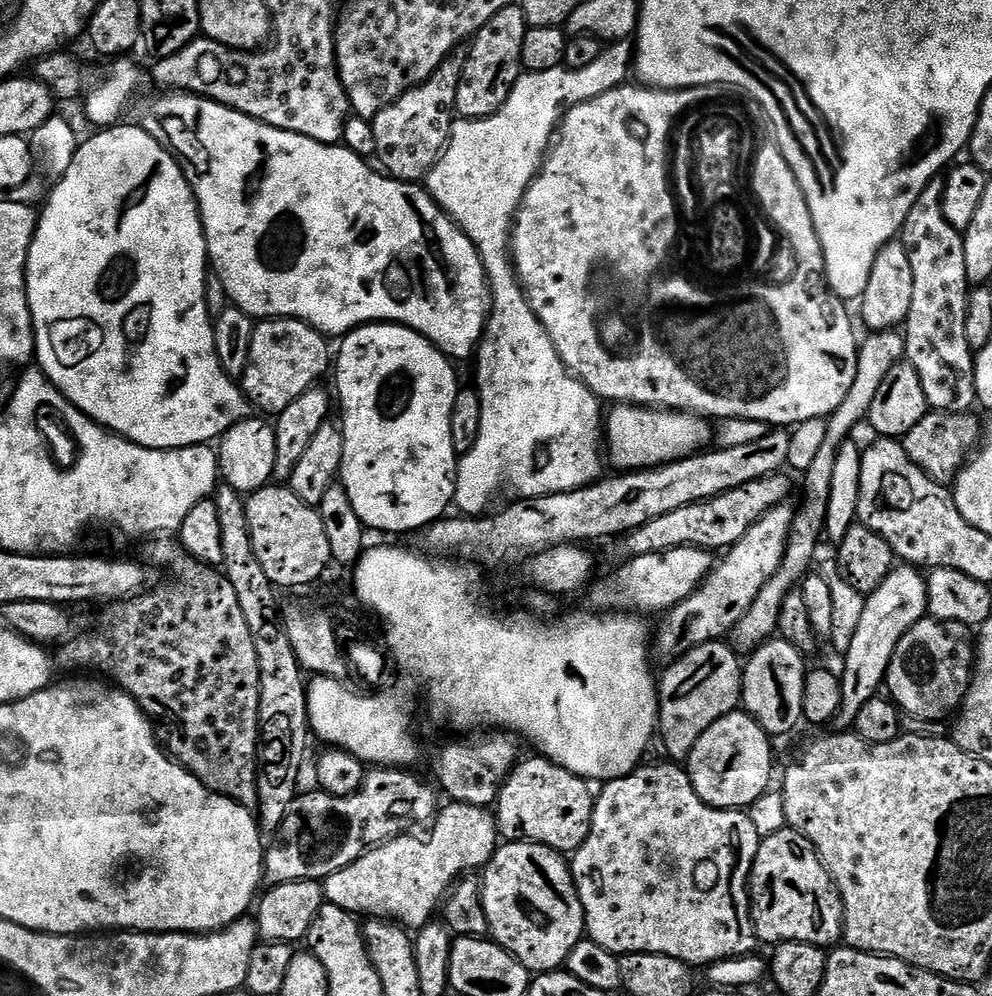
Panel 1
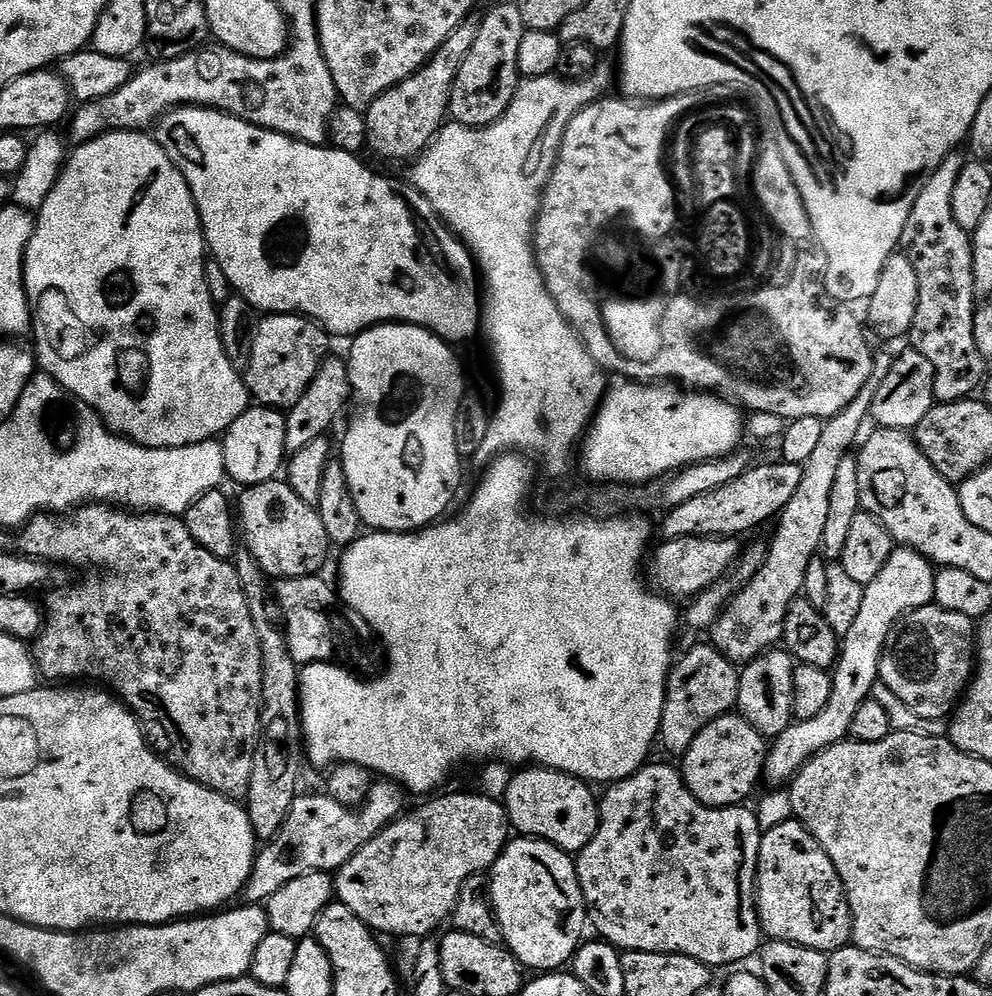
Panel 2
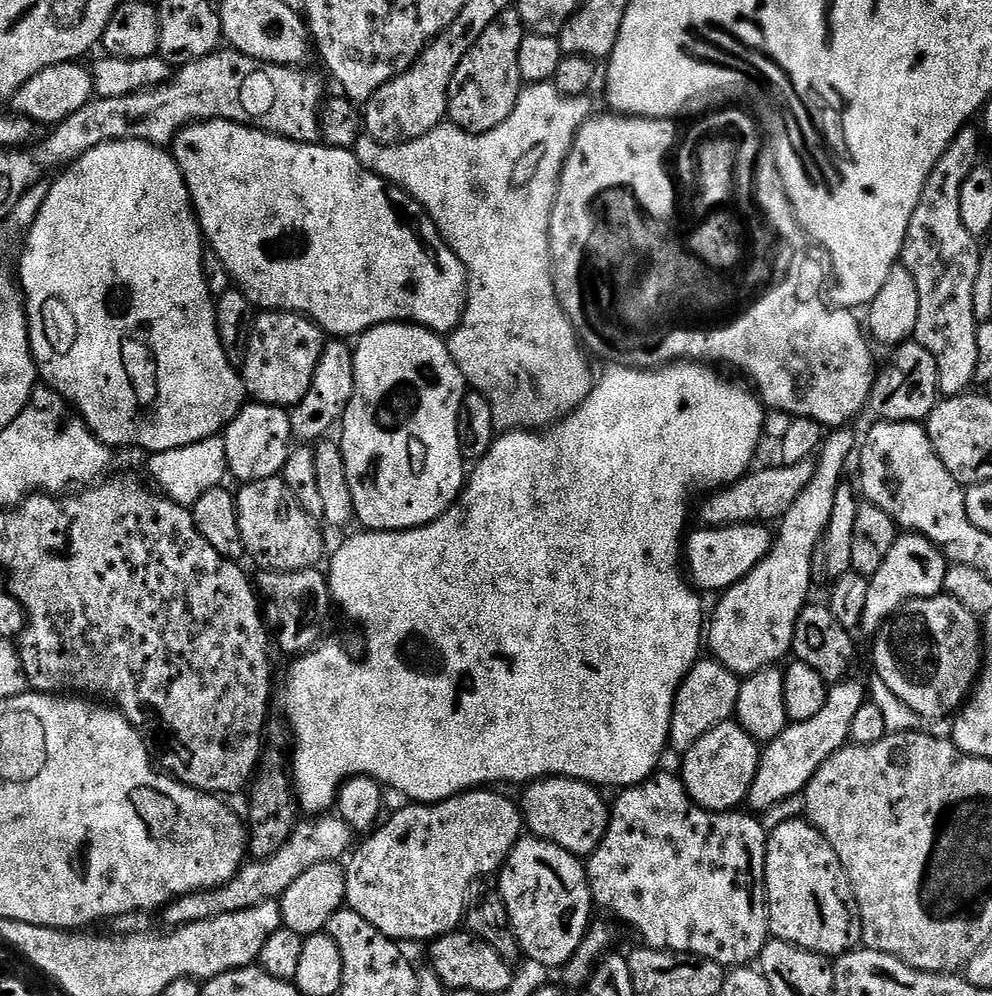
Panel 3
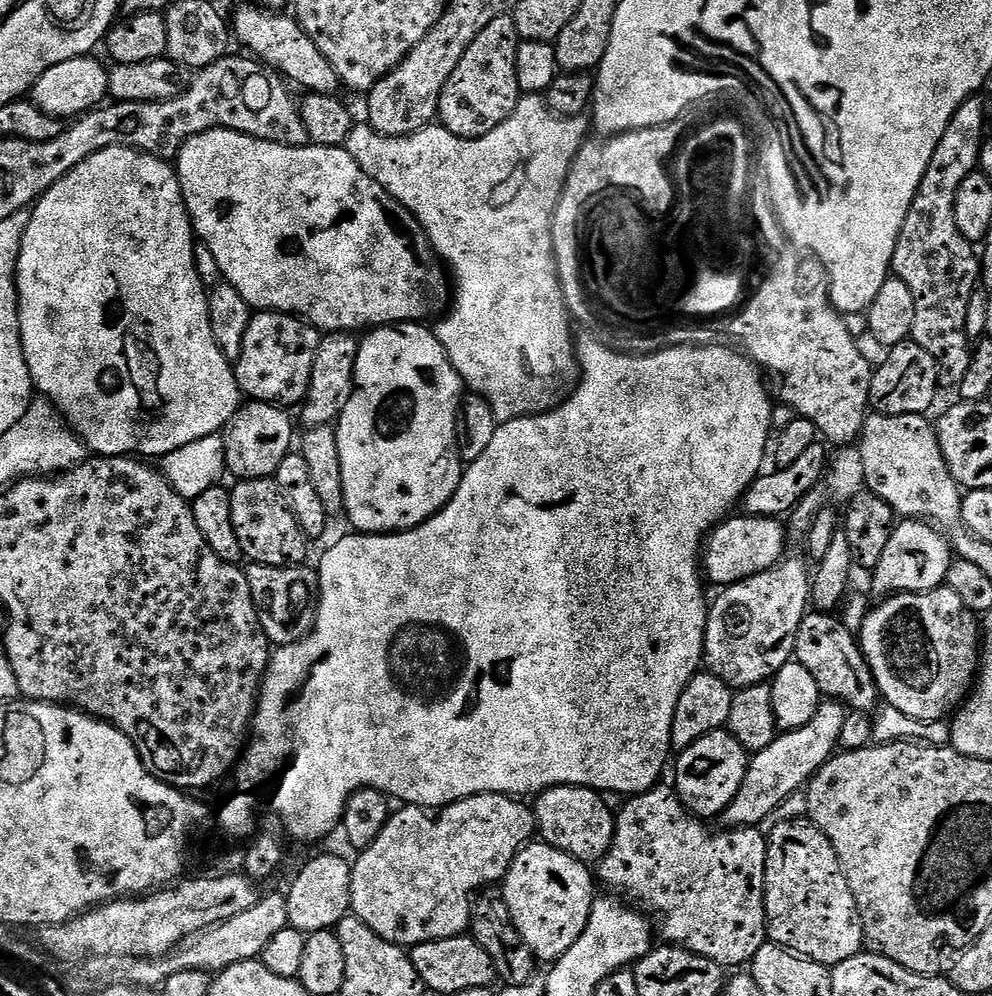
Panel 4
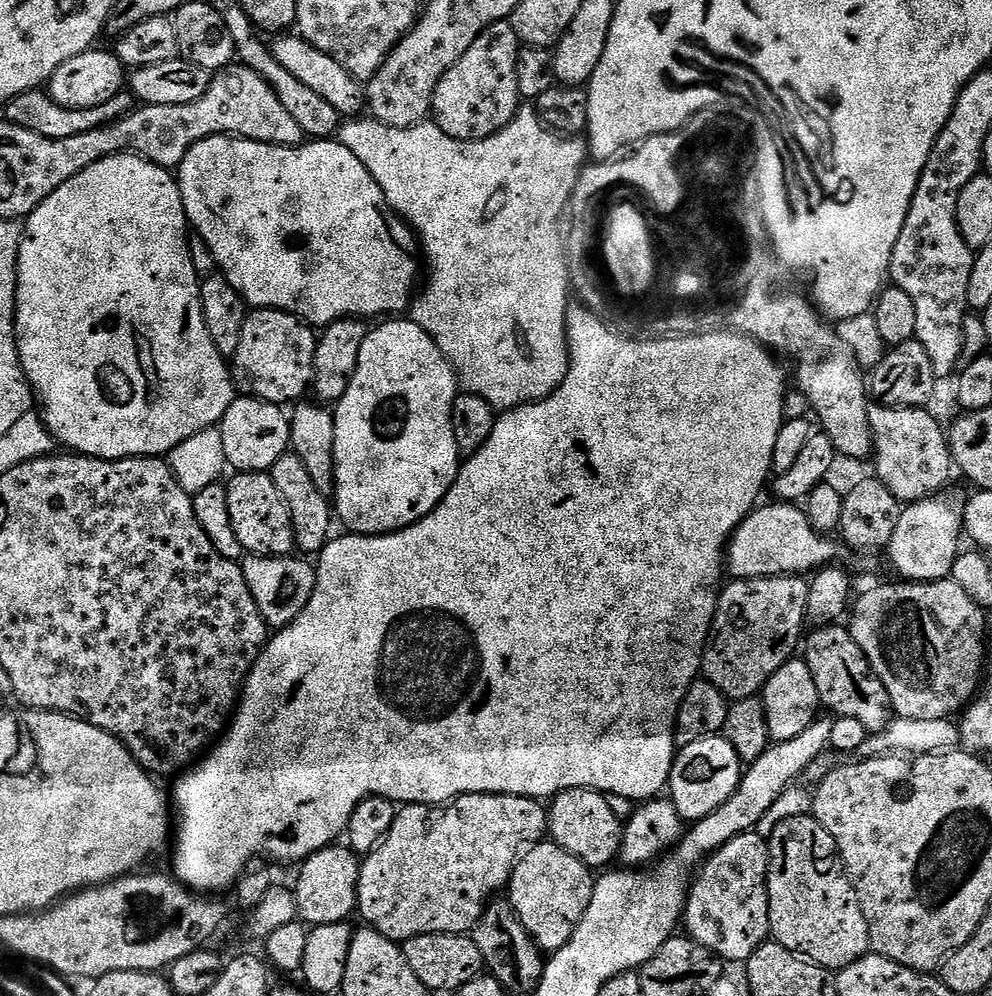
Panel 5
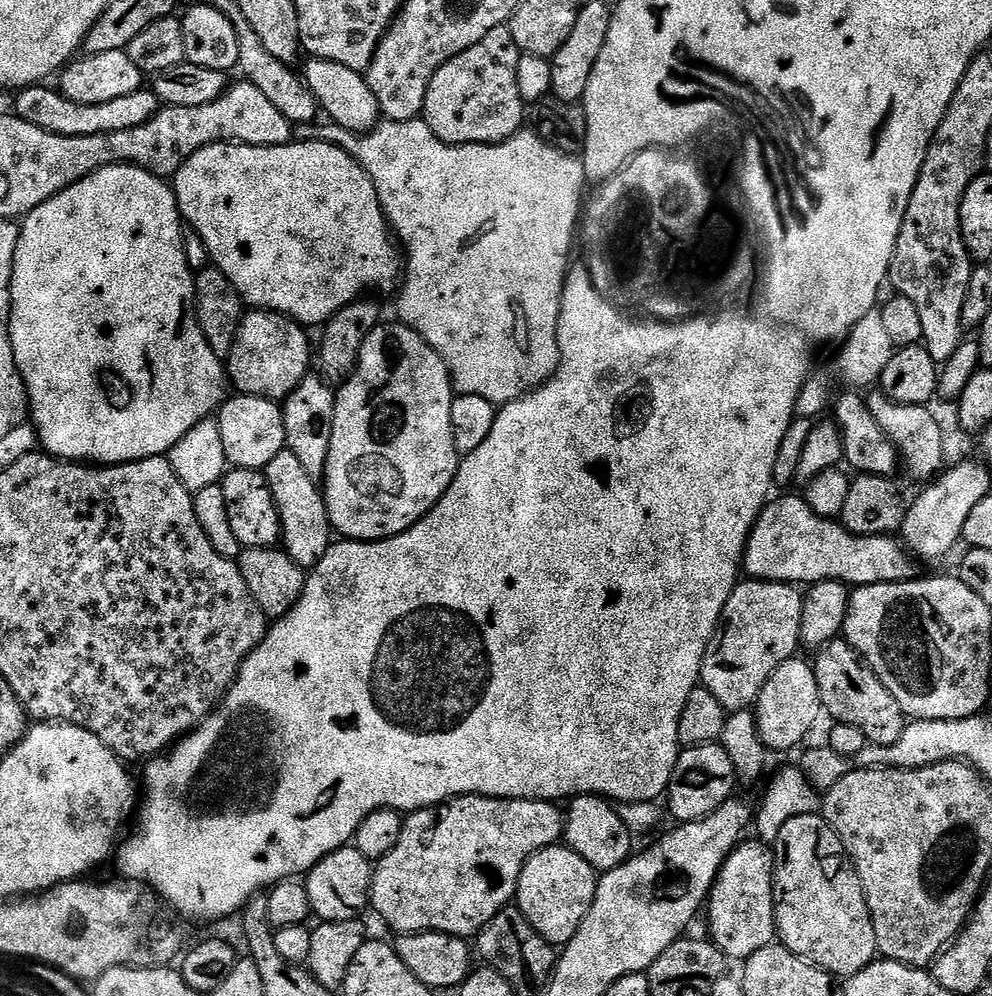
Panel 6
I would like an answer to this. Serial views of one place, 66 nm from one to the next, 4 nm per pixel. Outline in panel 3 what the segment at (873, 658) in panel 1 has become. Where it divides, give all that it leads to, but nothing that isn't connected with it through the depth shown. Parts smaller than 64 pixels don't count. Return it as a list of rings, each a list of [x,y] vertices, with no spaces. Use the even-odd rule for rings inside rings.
[[[897,535],[894,546],[890,546],[890,554],[886,554],[882,566],[878,566],[878,570],[868,580],[866,608],[858,627],[859,631],[875,634],[879,632],[884,621],[890,619],[903,604],[941,595],[949,567],[944,553],[925,536]],[[853,678],[833,683],[828,689],[826,706],[810,718],[810,722],[789,723],[786,731],[778,734],[760,753],[760,765],[748,791],[747,807],[753,813],[770,811],[778,802],[799,797],[814,774],[839,748],[849,743],[850,725],[854,714],[866,703],[866,688]]]

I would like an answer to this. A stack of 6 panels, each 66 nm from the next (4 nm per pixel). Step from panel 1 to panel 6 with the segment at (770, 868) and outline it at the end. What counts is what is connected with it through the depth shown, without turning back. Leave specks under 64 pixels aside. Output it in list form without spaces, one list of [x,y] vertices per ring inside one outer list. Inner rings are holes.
[[[802,814],[802,818],[790,818],[778,834],[774,845],[776,873],[772,875],[772,893],[776,907],[776,934],[779,943],[789,948],[795,956],[832,973],[836,978],[858,974],[877,959],[874,922],[870,918],[868,903],[860,885],[860,879],[846,850],[824,821],[823,815]]]

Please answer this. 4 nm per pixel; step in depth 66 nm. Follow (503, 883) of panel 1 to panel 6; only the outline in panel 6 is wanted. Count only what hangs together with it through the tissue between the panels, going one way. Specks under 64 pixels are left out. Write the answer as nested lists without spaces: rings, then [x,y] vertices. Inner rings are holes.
[[[553,846],[535,852],[526,862],[518,878],[518,890],[514,901],[515,907],[554,946],[563,946],[578,934],[582,918],[590,910],[596,897],[598,873],[578,853],[567,846]]]

